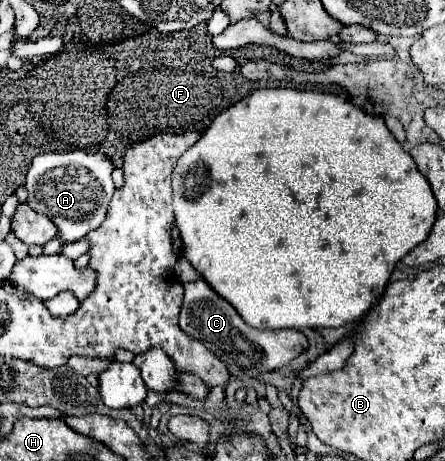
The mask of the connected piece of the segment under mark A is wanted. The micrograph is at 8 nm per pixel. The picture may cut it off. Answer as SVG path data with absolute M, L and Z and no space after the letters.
M68 151L38 155L26 175L26 203L40 213L48 213L46 217L58 227L64 243L78 241L106 217L108 201L116 189L112 183L112 169L112 161L102 153L88 155L84 151Z

